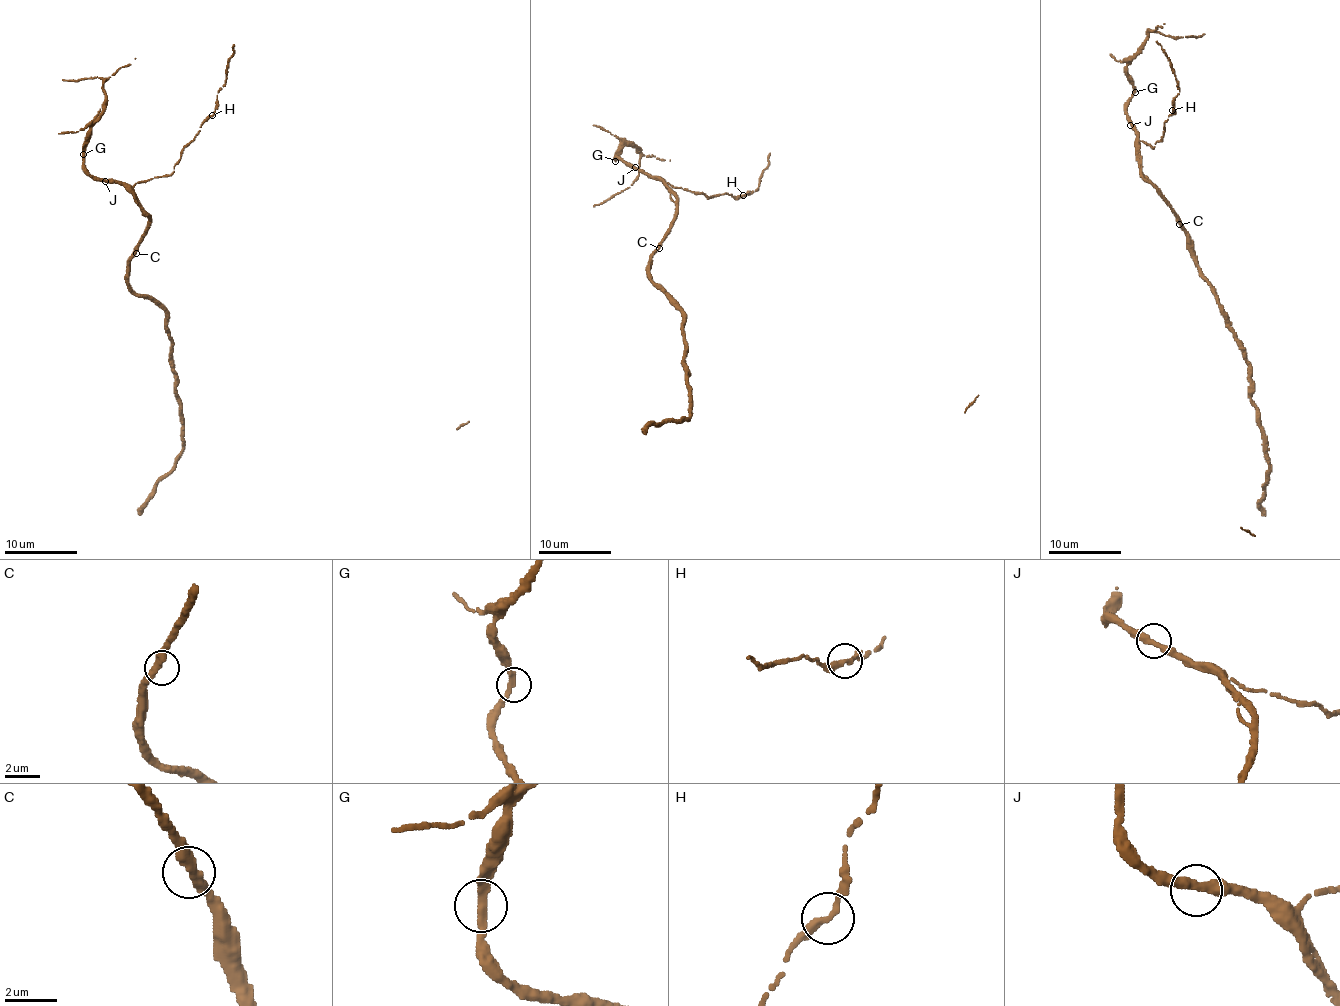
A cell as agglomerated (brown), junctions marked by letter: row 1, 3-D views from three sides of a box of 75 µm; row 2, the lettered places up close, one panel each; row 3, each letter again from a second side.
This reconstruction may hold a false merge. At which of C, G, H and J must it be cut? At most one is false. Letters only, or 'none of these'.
none of these

